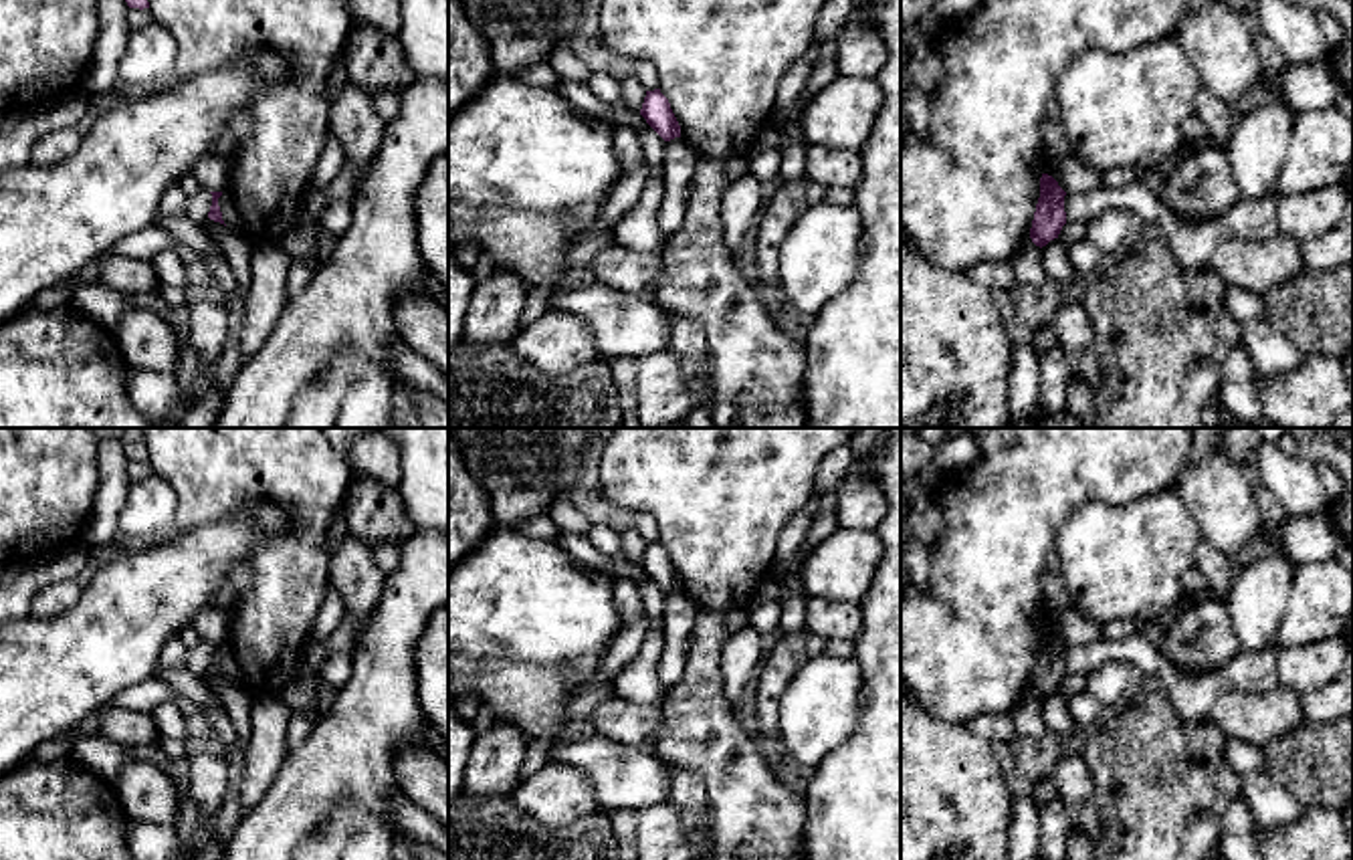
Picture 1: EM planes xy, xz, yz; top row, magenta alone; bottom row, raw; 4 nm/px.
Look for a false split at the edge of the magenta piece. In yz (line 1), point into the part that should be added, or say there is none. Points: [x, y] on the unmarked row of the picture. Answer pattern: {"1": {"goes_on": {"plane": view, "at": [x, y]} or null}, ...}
{"1": {"goes_on": null}}

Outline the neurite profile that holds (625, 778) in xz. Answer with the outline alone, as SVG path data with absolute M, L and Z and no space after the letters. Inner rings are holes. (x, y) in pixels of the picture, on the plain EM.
M590 735L580 741L553 741L547 759L584 769L594 783L602 810L634 812L658 801L668 801L668 765L640 749Z

